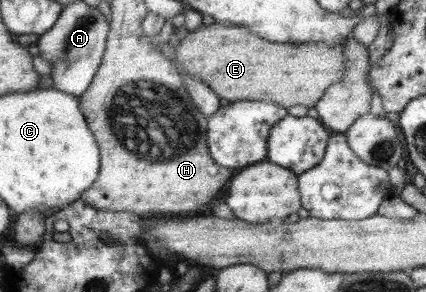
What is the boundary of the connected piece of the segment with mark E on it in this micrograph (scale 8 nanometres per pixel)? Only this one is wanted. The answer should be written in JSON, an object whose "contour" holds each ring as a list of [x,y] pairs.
{"contour":[[[213,23],[211,26],[204,25],[195,32],[187,34],[181,39],[181,44],[175,50],[175,64],[179,72],[193,72],[207,80],[215,92],[219,92],[221,98],[227,98],[231,102],[237,100],[263,100],[263,102],[275,102],[279,106],[289,108],[303,104],[309,108],[314,107],[324,92],[346,75],[344,61],[344,48],[346,40],[339,44],[329,43],[305,43],[305,44],[271,44],[265,38],[259,38],[257,34],[251,34],[247,28],[221,23]]]}

